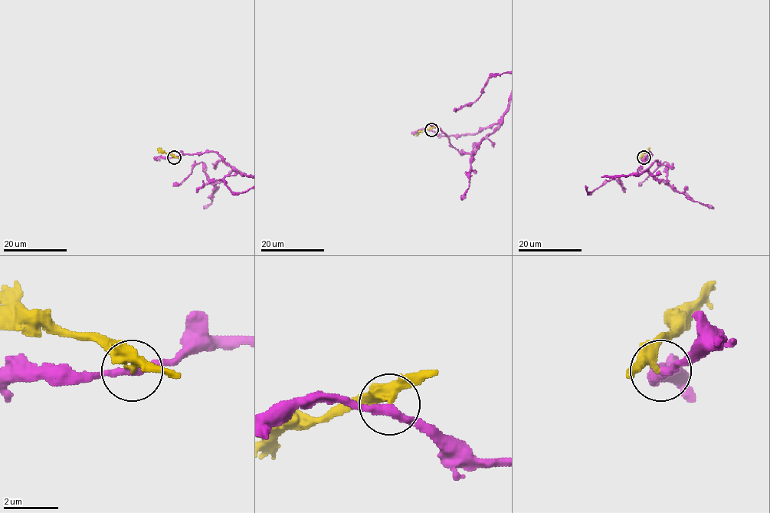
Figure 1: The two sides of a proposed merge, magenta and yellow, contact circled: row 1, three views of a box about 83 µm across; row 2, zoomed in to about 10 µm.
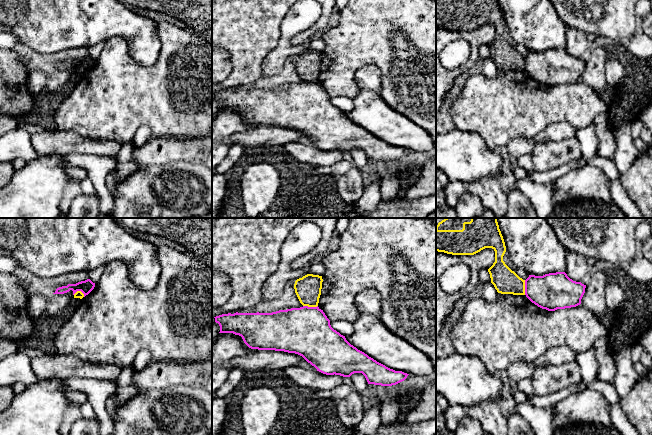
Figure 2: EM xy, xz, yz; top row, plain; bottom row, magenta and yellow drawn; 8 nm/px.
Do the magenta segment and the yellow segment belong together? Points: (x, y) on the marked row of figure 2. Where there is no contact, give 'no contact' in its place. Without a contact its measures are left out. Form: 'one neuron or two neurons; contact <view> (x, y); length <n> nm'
two neurons; contact xz (310, 307); length 120 nm

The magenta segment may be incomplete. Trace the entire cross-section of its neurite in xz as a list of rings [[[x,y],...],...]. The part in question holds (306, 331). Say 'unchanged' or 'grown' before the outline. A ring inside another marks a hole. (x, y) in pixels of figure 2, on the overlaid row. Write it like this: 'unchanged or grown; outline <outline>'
unchanged; outline [[[303,306],[279,310],[272,313],[228,313],[214,317],[220,326],[219,333],[233,333],[242,337],[251,349],[275,350],[295,353],[302,356],[317,371],[326,375],[350,377],[362,373],[368,384],[392,386],[404,381],[409,374],[395,371],[369,357],[351,345],[330,325],[323,310],[317,307]]]

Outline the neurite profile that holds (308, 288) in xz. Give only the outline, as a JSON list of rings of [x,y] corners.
[[[307,274],[295,281],[295,293],[303,306],[318,306],[322,282],[322,276],[313,274]]]

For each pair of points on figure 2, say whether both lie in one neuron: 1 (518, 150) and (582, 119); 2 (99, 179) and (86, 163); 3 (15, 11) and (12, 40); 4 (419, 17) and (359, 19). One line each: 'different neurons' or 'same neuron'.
1: different neurons
2: same neuron
3: different neurons
4: same neuron

